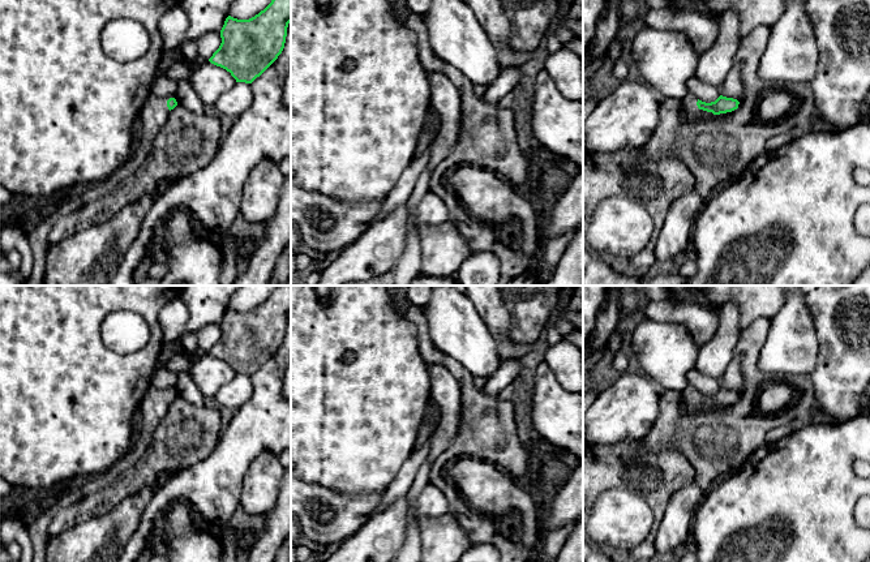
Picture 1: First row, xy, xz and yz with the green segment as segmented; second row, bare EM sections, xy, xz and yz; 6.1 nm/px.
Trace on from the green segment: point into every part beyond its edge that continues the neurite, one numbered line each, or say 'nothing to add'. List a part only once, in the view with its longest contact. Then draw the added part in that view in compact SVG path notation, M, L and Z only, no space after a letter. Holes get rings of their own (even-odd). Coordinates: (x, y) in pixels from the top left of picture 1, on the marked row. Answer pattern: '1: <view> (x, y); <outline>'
1: yz (690, 112); M686 93L686 95L681 99L681 113L680 113L681 123L690 124L694 121L706 120L708 117L715 116L712 112L699 110L697 102L698 99L690 93Z

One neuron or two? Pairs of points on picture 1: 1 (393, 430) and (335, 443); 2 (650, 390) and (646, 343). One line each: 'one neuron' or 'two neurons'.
1: one neuron
2: two neurons

